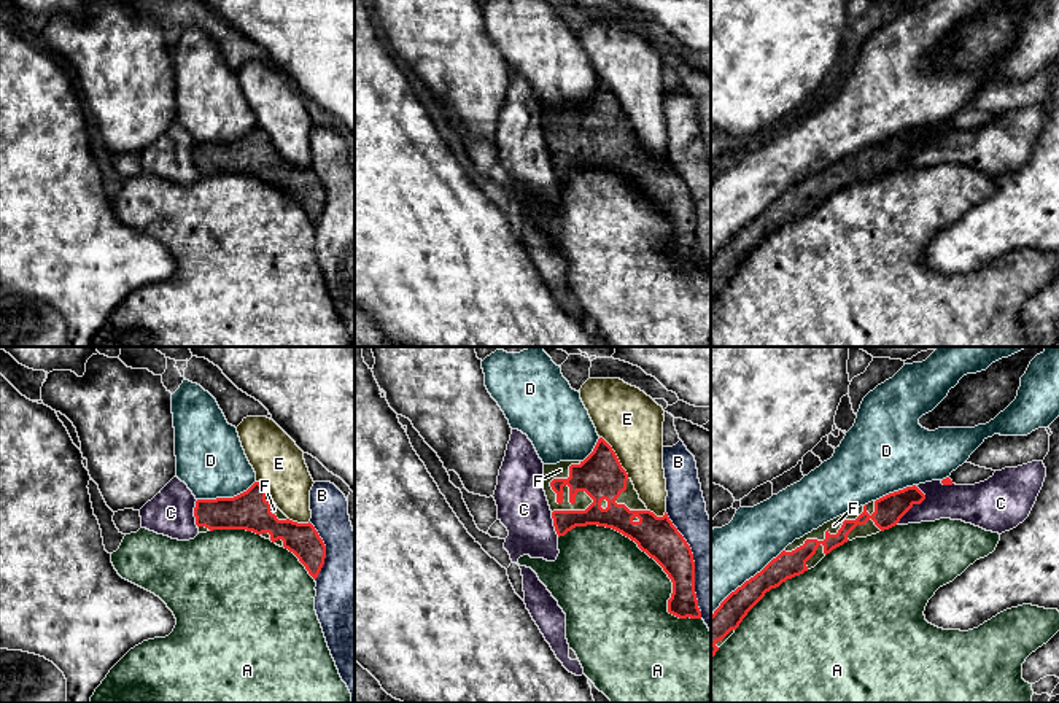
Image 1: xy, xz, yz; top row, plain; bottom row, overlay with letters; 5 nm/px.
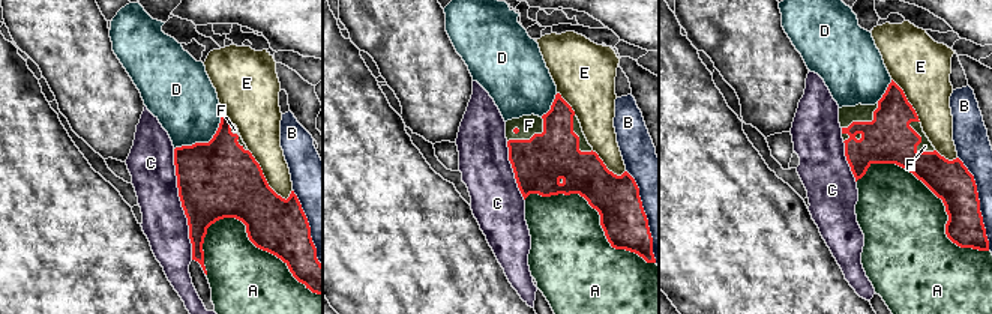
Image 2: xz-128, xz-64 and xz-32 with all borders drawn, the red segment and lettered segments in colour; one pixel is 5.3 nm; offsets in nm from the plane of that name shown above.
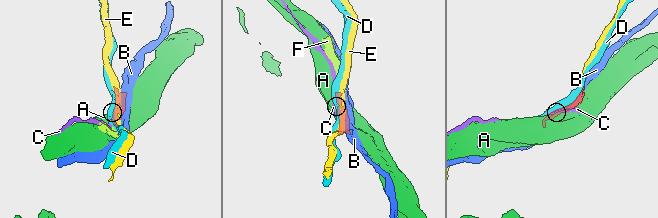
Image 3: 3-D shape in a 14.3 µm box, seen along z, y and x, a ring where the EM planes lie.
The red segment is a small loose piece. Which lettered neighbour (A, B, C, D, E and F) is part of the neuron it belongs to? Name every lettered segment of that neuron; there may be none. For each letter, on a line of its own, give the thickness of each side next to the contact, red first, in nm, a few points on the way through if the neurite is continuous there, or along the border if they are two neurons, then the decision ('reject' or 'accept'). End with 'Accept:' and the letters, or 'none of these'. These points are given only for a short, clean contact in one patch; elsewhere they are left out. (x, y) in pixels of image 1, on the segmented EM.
A: 200 nm thick on the red side, 500 nm on the other; reject
B: 170 nm thick on the red side, 380 nm on the other; reject
C: 150 nm thick on the red side, 180 nm on the other; reject
D: 140 nm thick on the red side, 340 nm on the other; reject
E: 220 nm thick on the red side, 320 nm on the other; reject
F: 130 nm thick on the red side, 70 nm on the other; accept
Accept: F

